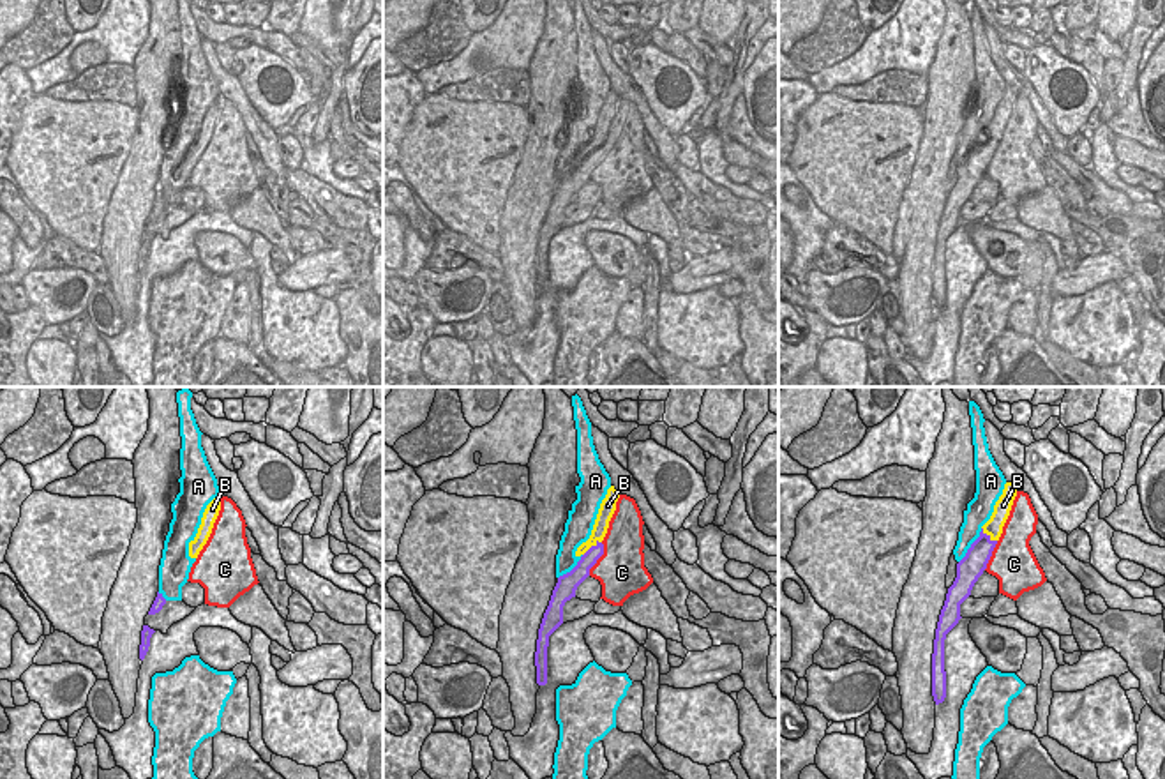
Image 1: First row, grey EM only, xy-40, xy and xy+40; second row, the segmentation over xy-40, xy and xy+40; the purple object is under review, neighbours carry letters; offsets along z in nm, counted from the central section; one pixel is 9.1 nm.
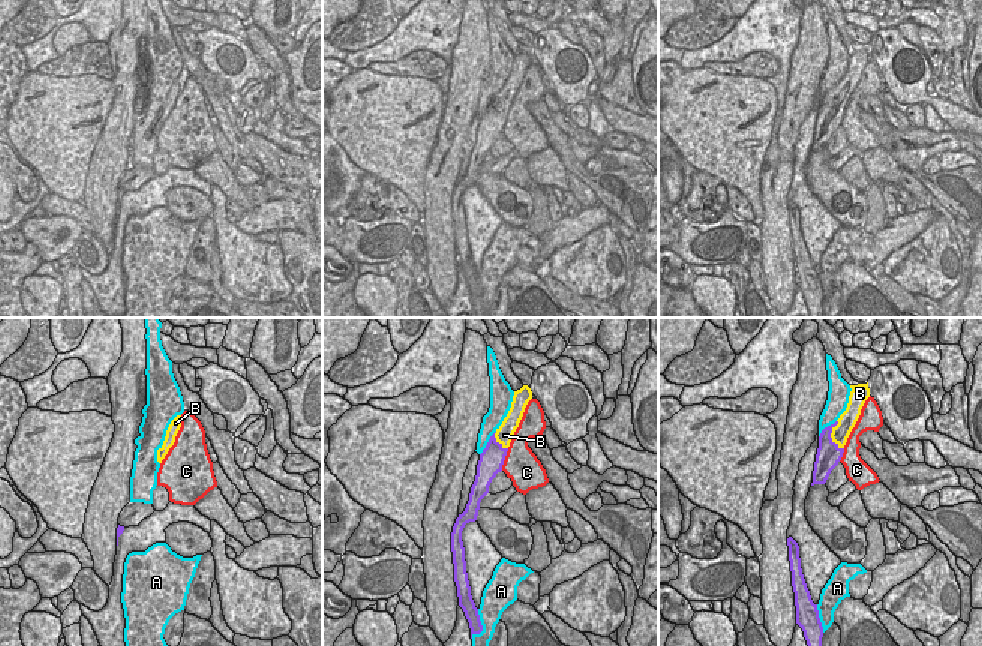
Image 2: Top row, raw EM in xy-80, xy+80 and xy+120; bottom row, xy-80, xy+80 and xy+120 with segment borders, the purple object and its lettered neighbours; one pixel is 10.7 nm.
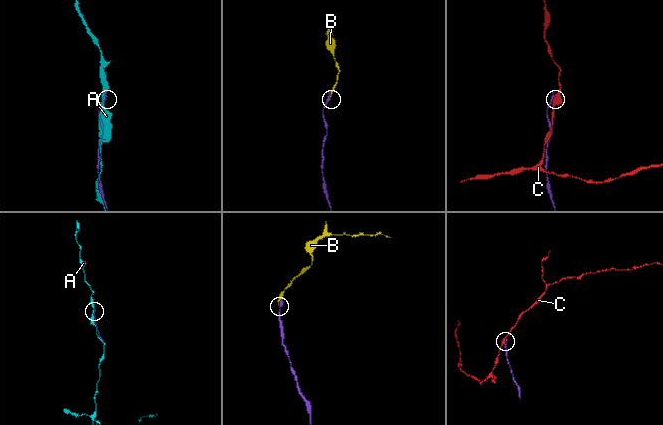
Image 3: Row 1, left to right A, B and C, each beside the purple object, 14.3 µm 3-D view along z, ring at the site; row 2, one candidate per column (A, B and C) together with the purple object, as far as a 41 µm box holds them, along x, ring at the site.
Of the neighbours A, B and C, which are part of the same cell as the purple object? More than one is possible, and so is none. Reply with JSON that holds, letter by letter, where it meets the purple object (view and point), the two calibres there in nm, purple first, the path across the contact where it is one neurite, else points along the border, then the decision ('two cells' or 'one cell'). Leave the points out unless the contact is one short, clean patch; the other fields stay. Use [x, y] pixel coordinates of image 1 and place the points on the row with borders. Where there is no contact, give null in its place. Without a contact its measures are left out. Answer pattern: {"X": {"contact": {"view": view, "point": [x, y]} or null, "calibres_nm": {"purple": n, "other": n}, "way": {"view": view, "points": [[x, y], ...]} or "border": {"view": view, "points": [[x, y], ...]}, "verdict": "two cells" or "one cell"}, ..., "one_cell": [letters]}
{"A": {"contact": {"view": "xy+40", "point": [971, 546]}, "calibres_nm": {"purple": 220, "other": 190}, "verdict": "two cells"}, "B": {"contact": {"view": "xy", "point": [592, 546]}, "calibres_nm": {"purple": 160, "other": 130}, "verdict": "one cell"}, "C": {"contact": {"view": "xy", "point": [599, 557]}, "calibres_nm": {"purple": 160, "other": 440}, "border": {"view": "xy", "points": [[602, 543], [602, 553], [588, 574]]}, "verdict": "two cells"}, "one_cell": ["B"]}

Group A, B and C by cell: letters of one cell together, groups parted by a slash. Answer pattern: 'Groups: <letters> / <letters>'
Groups: A / B / C

